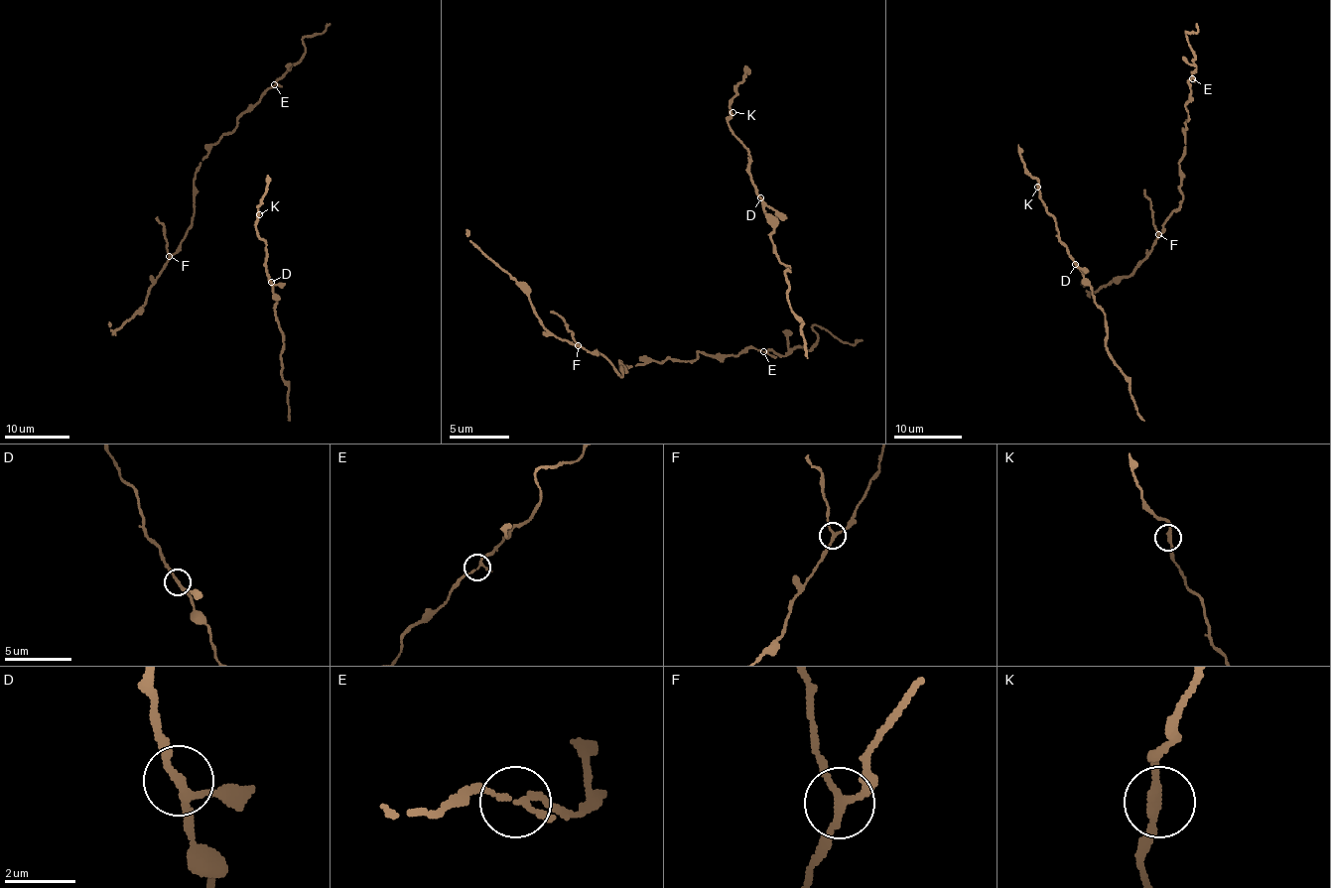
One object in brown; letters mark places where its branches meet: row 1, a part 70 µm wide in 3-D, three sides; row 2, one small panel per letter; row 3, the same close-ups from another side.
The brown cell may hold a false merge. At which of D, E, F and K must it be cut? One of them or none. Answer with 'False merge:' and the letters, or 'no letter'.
False merge: F

